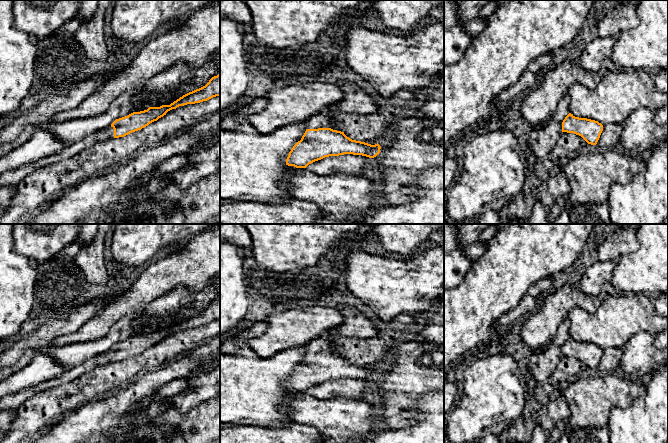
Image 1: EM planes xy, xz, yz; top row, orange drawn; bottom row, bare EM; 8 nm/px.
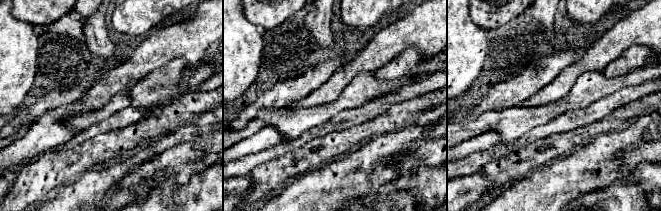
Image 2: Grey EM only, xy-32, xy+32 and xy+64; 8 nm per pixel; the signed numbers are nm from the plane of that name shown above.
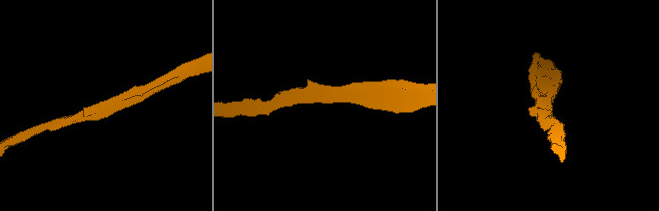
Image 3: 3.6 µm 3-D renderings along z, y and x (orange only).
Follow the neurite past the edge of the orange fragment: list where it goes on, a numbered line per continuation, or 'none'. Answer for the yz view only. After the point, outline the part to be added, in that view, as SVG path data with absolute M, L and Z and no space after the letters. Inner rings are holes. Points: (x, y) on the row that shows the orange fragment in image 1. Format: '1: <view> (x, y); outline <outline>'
none

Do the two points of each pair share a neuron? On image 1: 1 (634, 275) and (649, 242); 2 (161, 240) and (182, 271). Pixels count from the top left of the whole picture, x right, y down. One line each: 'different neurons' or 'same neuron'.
1: same neuron
2: different neurons

